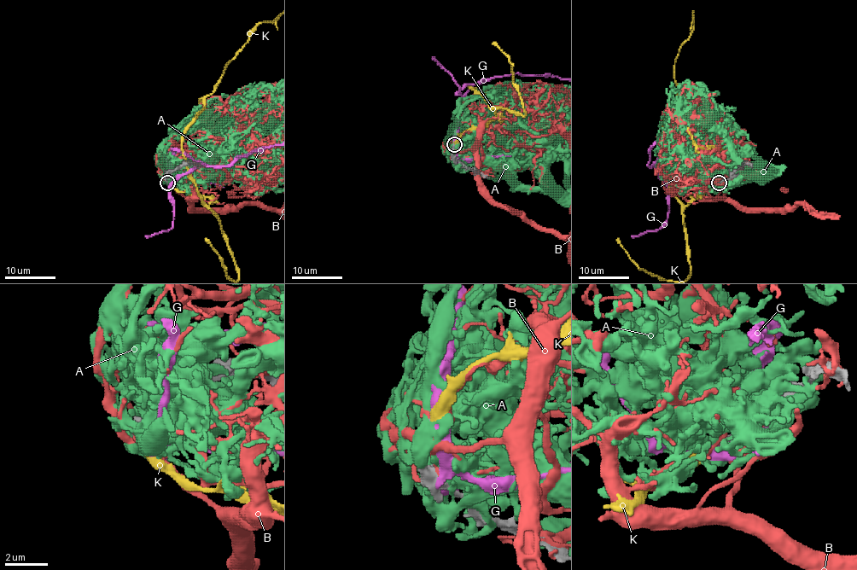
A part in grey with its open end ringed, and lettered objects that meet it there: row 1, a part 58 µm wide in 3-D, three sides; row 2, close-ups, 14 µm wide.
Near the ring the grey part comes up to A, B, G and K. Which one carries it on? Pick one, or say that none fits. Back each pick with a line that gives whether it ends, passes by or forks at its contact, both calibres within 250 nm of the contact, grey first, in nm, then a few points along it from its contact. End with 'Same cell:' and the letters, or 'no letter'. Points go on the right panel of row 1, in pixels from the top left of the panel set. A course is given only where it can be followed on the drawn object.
K: it ends; calibres 240 and 320 nm
Same cell: K

